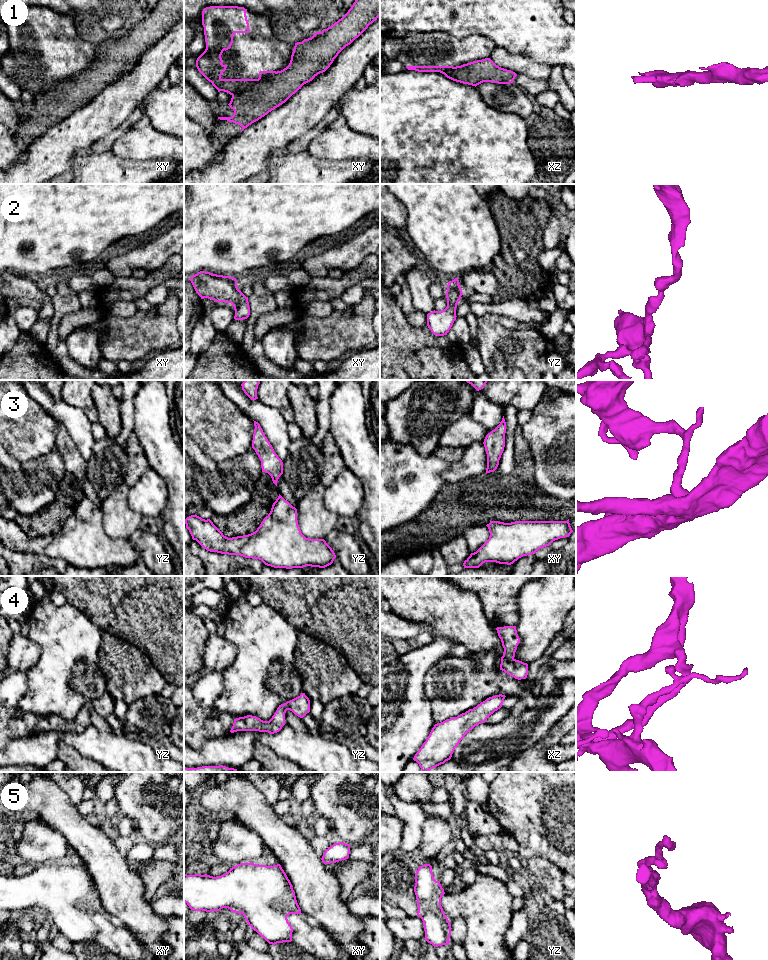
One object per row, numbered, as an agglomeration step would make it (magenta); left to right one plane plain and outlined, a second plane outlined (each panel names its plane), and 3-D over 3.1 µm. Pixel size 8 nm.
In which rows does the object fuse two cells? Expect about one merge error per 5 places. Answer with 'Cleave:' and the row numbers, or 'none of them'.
Cleave: 1

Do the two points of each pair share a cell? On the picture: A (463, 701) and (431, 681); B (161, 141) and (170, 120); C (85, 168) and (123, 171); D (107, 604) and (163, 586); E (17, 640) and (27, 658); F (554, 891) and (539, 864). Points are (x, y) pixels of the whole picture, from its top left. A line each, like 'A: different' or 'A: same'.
A: same
B: different
C: same
D: same
E: same
F: same

